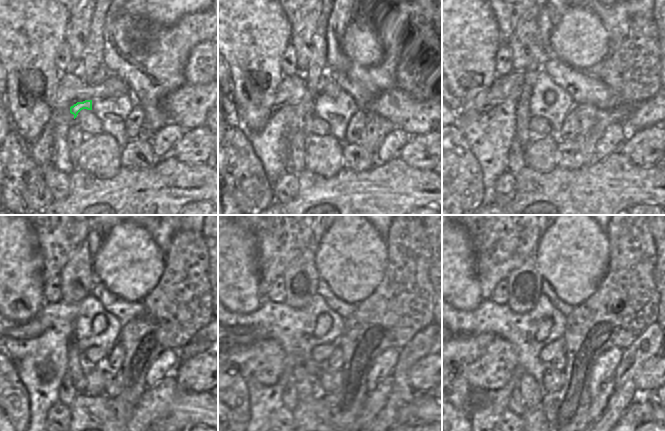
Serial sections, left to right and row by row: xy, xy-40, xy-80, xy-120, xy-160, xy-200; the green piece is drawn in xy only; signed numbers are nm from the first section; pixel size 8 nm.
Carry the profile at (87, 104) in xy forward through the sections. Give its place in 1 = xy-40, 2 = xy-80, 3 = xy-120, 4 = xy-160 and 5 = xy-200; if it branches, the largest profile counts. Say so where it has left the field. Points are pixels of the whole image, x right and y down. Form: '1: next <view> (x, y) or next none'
1: next xy-40 (304, 110)
2: next xy-80 (523, 116)
3: next xy-120 (74, 368)
4: next xy-160 (307, 386)
5: next xy-200 (531, 393)

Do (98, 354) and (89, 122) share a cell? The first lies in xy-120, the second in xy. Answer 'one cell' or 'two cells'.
one cell

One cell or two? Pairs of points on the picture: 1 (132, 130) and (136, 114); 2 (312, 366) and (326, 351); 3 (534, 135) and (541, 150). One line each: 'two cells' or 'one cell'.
1: one cell
2: one cell
3: two cells

